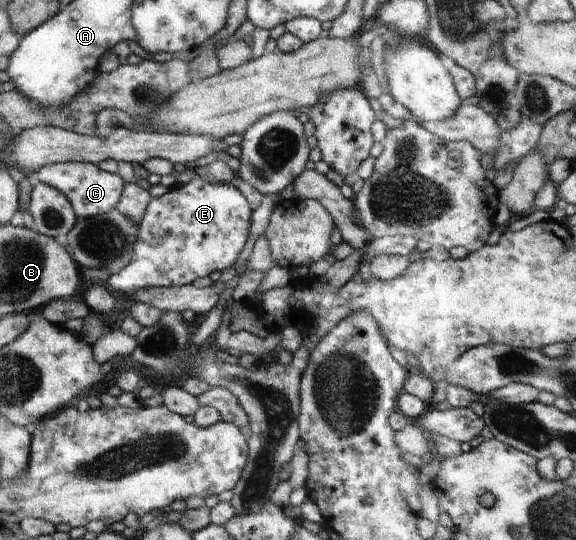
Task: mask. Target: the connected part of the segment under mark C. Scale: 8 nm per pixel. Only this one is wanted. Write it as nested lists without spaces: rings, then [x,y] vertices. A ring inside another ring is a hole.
[[[63,162],[42,168],[36,174],[35,181],[59,187],[71,199],[81,220],[115,211],[123,199],[125,185],[127,185],[120,174],[108,173],[101,165],[90,162]]]

